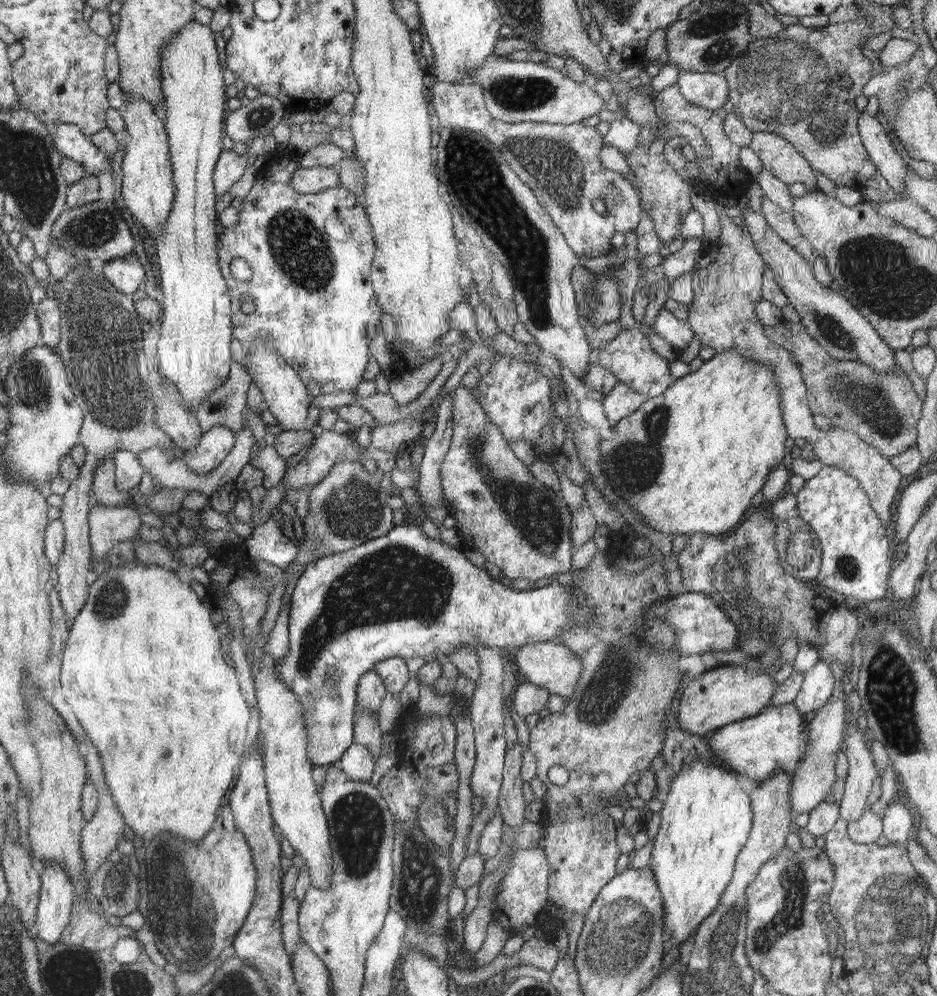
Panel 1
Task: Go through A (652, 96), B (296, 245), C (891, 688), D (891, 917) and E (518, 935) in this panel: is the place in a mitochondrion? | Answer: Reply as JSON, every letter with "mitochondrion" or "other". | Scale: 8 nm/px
{"A":"other","B":"mitochondrion","C":"mitochondrion","D":"mitochondrion","E":"other"}

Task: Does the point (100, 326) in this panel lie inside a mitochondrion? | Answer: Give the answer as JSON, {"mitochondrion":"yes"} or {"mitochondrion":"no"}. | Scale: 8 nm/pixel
{"mitochondrion":"yes"}

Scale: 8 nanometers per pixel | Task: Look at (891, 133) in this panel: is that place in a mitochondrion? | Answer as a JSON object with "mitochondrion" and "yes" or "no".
{"mitochondrion":"no"}

